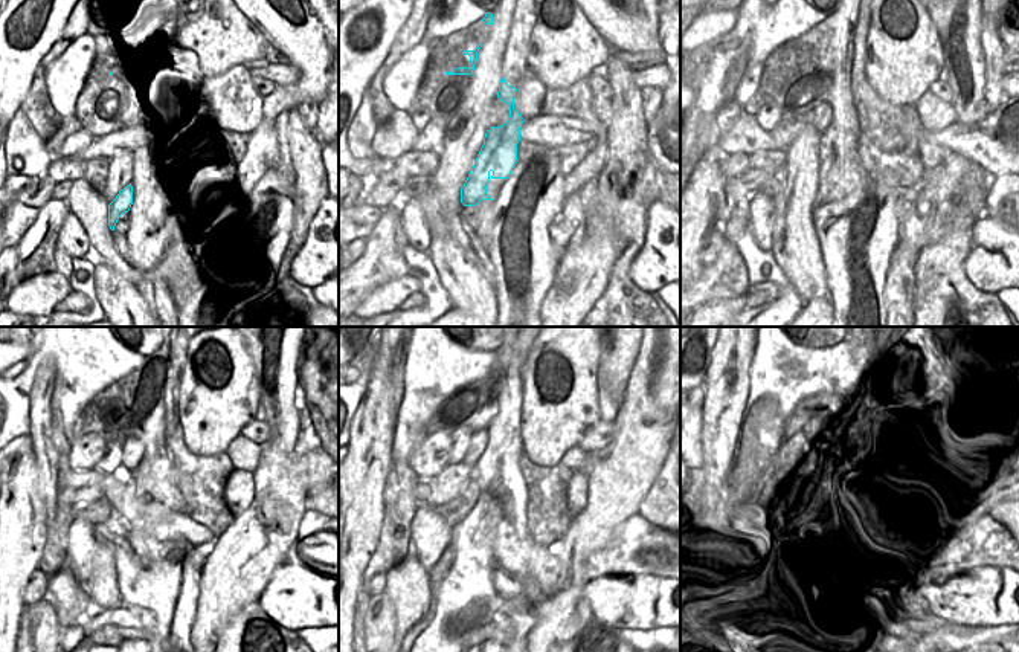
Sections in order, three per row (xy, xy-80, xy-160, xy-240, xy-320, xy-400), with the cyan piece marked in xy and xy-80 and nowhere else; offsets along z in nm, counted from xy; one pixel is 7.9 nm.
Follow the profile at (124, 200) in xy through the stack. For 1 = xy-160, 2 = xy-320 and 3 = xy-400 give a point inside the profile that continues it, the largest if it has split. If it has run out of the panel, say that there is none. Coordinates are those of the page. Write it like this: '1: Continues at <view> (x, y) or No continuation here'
1: Continues at xy-160 (838, 150)
2: Continues at xy-320 (481, 402)
3: Continues at xy-400 (807, 406).

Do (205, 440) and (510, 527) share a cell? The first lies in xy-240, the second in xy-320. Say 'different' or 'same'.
different

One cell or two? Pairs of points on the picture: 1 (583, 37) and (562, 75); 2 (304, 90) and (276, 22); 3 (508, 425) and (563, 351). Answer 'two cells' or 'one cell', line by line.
1: one cell
2: one cell
3: two cells

